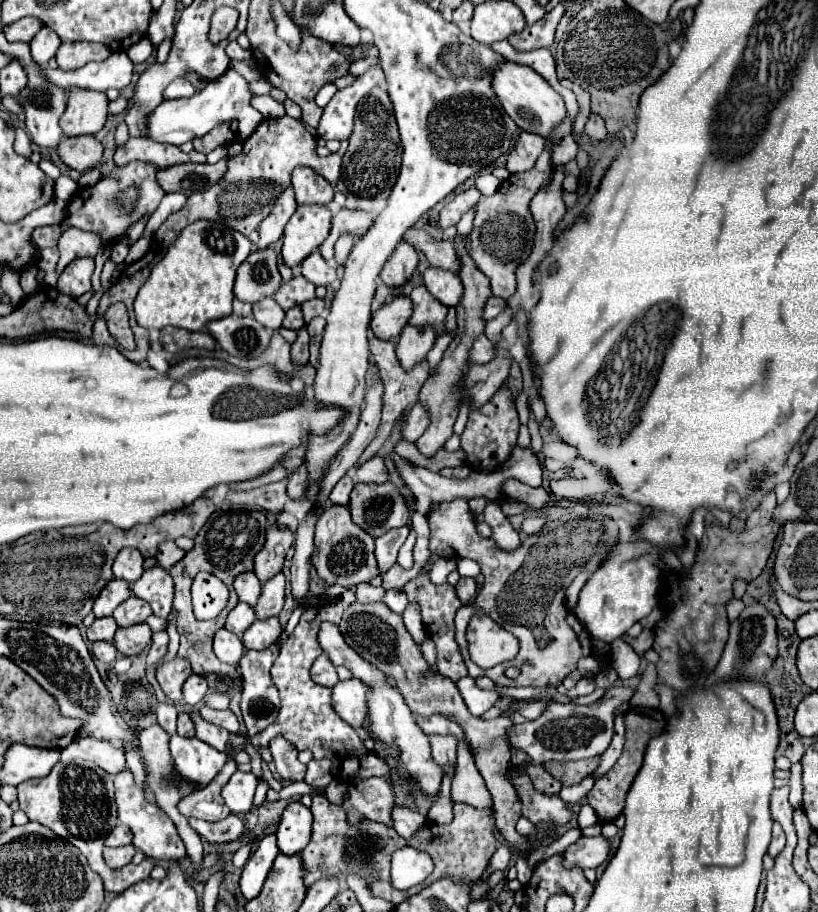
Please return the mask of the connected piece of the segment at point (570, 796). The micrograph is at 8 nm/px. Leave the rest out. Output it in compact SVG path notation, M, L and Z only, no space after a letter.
M593 774L585 776L581 784L575 784L575 786L565 786L561 788L561 792L557 794L561 800L565 800L569 807L574 806L578 802L582 802L585 799L585 794L595 786L595 778Z

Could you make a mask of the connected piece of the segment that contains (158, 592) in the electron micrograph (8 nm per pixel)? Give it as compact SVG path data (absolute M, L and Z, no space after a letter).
M159 564L147 568L143 576L133 582L133 594L151 604L153 614L159 618L167 618L173 604L173 578Z

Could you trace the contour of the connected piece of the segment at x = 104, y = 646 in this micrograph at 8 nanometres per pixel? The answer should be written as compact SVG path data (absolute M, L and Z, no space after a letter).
M95 642L93 644L93 654L101 662L115 662L119 658L115 646L111 642Z

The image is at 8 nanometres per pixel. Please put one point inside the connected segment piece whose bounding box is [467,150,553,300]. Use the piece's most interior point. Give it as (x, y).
(497, 244)

